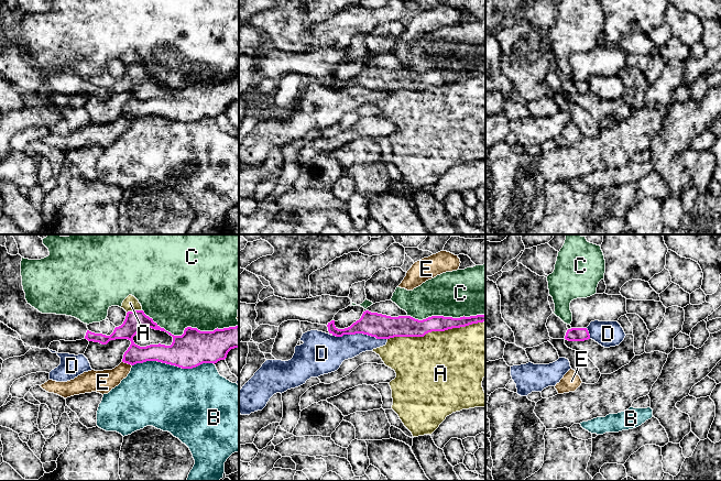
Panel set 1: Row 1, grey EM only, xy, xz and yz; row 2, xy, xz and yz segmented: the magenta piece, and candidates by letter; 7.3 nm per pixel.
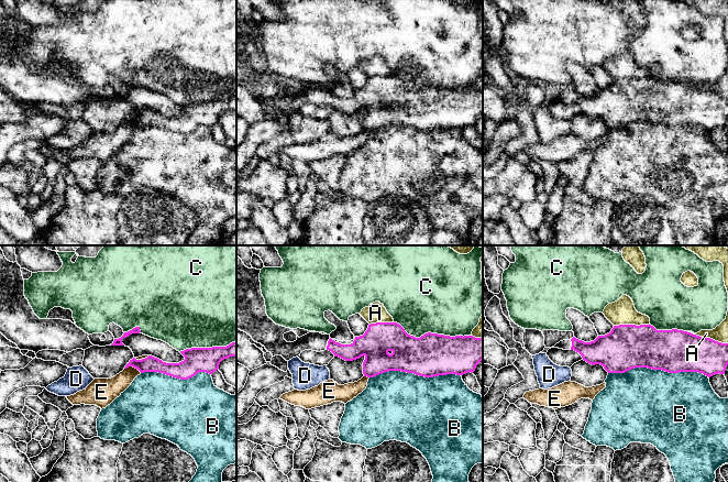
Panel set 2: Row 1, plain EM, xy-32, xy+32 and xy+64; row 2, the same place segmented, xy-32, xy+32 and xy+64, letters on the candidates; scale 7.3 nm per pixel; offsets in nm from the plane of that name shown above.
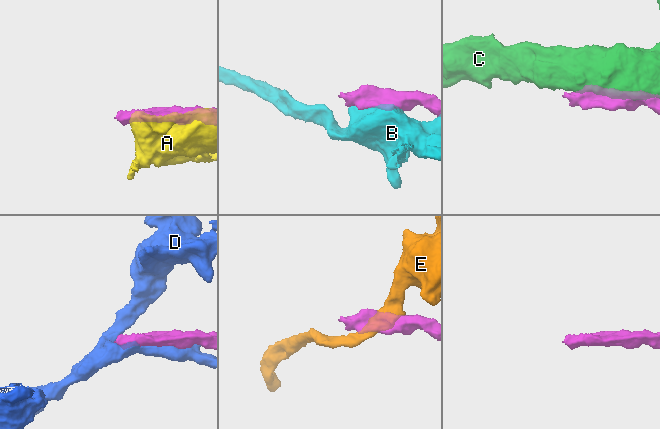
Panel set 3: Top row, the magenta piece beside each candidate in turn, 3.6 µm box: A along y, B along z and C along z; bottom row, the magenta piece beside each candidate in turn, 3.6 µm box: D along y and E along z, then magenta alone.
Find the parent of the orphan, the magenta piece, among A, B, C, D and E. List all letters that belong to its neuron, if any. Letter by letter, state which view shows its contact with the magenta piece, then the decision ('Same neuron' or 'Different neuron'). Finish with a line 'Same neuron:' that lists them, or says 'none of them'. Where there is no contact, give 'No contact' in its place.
A: Touches magenta in xz. Different neuron
B: Touches magenta in xy. Different neuron
C: Touches magenta in xy. Different neuron
D: Touches magenta in xz. Different neuron
E: Touches magenta in xy. Different neuron
Same neuron: none of them

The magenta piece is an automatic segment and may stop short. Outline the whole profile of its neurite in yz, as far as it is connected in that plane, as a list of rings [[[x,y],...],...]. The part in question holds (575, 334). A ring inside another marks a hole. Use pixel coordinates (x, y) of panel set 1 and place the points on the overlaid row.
[[[551,314],[546,323],[546,327],[549,332],[549,337],[553,339],[566,339],[568,341],[585,341],[590,339],[590,335],[587,328],[567,328],[559,317]]]

